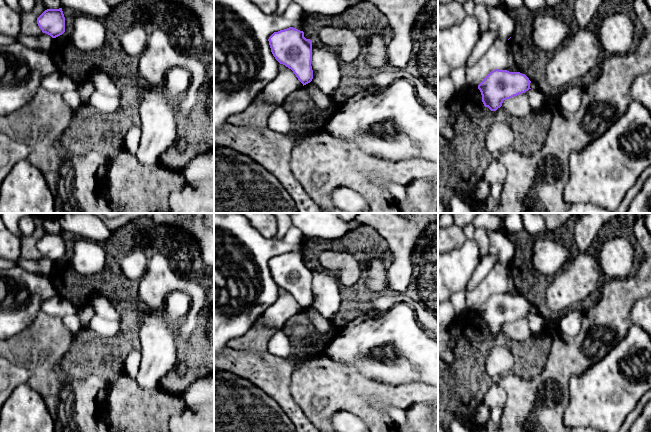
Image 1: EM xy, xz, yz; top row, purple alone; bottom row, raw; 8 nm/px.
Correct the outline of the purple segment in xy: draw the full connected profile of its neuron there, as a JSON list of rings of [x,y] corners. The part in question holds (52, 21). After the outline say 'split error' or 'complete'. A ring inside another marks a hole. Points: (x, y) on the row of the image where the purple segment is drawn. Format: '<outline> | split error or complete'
[[[62,8],[47,9],[38,18],[37,24],[43,33],[56,38],[65,32],[65,17]]] | complete

